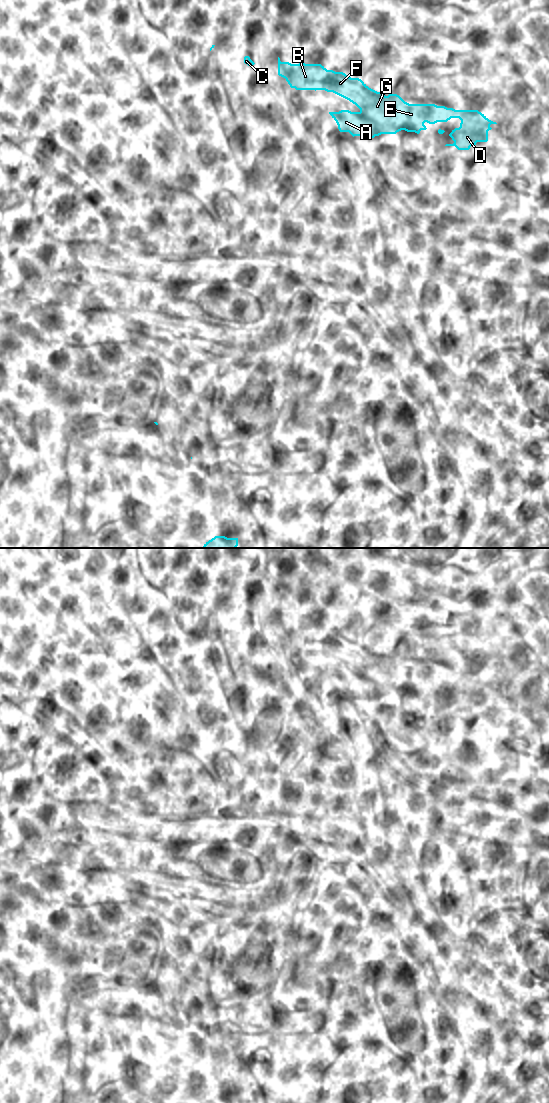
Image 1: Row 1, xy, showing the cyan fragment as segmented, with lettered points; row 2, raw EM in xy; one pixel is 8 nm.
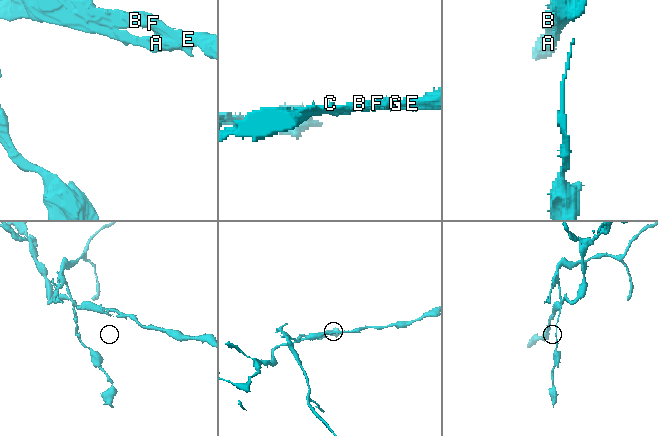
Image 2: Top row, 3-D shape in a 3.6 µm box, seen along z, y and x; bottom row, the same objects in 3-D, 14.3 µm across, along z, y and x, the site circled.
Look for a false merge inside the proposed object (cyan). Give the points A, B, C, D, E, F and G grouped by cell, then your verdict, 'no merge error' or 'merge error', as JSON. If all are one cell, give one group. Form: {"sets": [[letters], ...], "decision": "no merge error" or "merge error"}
{"sets": [["A"], ["B", "C", "D", "E", "F", "G"]], "decision": "merge error"}

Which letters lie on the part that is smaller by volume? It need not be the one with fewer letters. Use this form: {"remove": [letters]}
{"remove": ["B", "C", "D", "E", "F", "G"]}

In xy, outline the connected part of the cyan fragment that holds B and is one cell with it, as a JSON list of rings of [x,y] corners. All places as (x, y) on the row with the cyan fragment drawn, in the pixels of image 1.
[[[278,57],[278,75],[285,78],[290,87],[296,90],[325,90],[349,100],[360,109],[360,112],[365,112],[369,118],[374,119],[375,130],[390,126],[390,134],[396,134],[401,130],[419,134],[421,130],[427,129],[424,125],[425,122],[435,124],[437,122],[447,122],[451,118],[459,118],[461,120],[460,127],[455,128],[449,134],[454,143],[445,145],[455,146],[458,150],[469,150],[477,142],[487,142],[488,131],[492,129],[490,125],[497,124],[478,110],[455,110],[435,104],[409,104],[397,94],[386,96],[385,92],[377,92],[369,88],[359,78],[351,78],[343,72],[327,70],[321,64],[305,64],[303,62],[291,64],[281,62]]]

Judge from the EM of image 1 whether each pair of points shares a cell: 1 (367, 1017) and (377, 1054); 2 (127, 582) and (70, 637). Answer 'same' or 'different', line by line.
1: different
2: different

